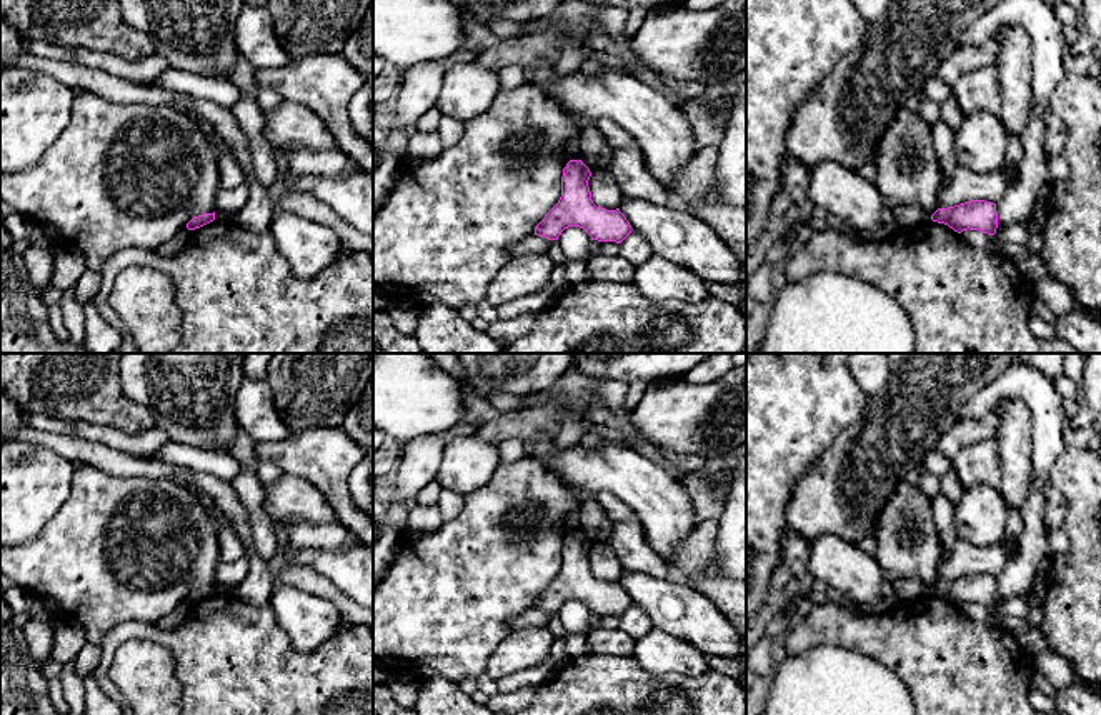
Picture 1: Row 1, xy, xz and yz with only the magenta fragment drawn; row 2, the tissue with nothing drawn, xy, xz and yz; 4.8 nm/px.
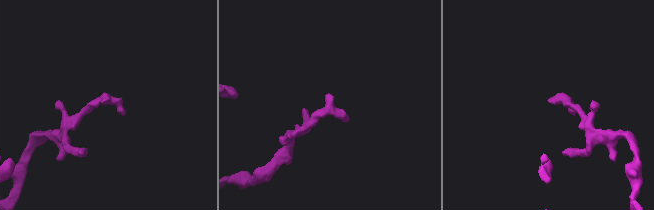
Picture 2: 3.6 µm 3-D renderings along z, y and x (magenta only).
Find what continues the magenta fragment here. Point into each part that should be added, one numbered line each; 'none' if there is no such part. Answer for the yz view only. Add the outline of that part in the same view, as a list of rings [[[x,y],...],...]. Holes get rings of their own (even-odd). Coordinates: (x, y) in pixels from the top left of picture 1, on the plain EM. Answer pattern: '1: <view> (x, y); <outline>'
none

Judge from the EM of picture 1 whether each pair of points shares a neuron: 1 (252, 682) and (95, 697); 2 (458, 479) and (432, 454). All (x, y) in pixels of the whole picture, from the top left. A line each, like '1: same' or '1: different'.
1: different
2: different

